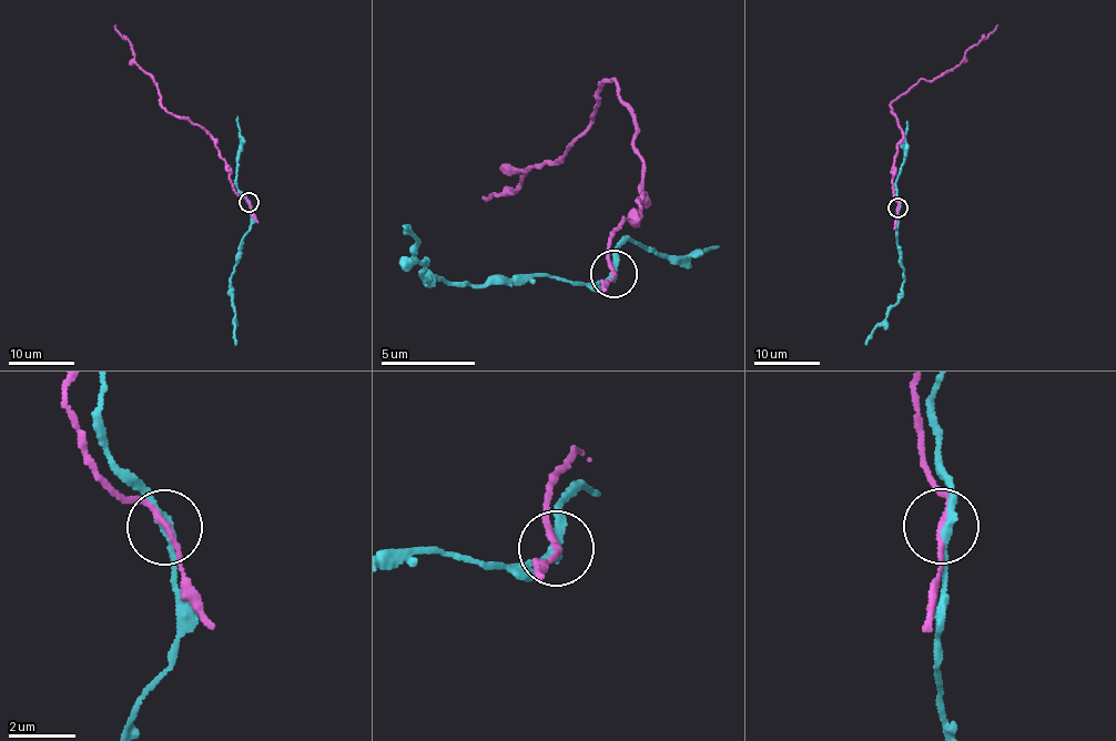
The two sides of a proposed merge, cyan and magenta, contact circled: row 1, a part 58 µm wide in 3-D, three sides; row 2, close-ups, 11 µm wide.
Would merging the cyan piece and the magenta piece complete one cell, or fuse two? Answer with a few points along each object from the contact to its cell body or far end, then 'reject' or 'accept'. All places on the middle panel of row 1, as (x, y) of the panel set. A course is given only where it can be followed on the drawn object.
course cyan (614, 275), (572, 285), (553, 276), (504, 282), (422, 283), (425, 262), (415, 261), (415, 237), (403, 224); course magenta (614, 275), (608, 235), (642, 216), (646, 192), (614, 80), (566, 155), (485, 201); reject

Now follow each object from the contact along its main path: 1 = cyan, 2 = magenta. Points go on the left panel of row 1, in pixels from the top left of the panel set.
1: (249, 203), (251, 231), (244, 235), (241, 257), (231, 275), (235, 345)
2: (249, 203), (233, 191), (229, 164), (211, 134), (163, 108), (156, 83), (139, 69), (115, 26)

